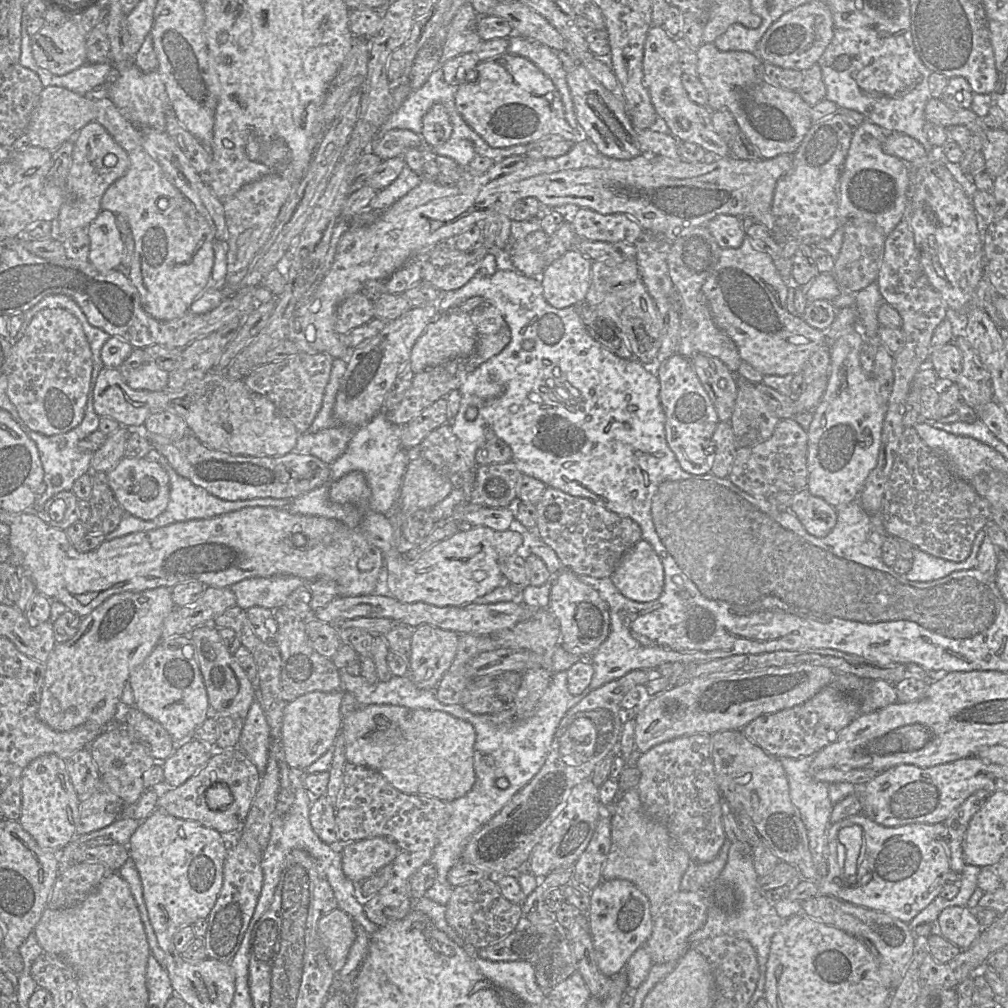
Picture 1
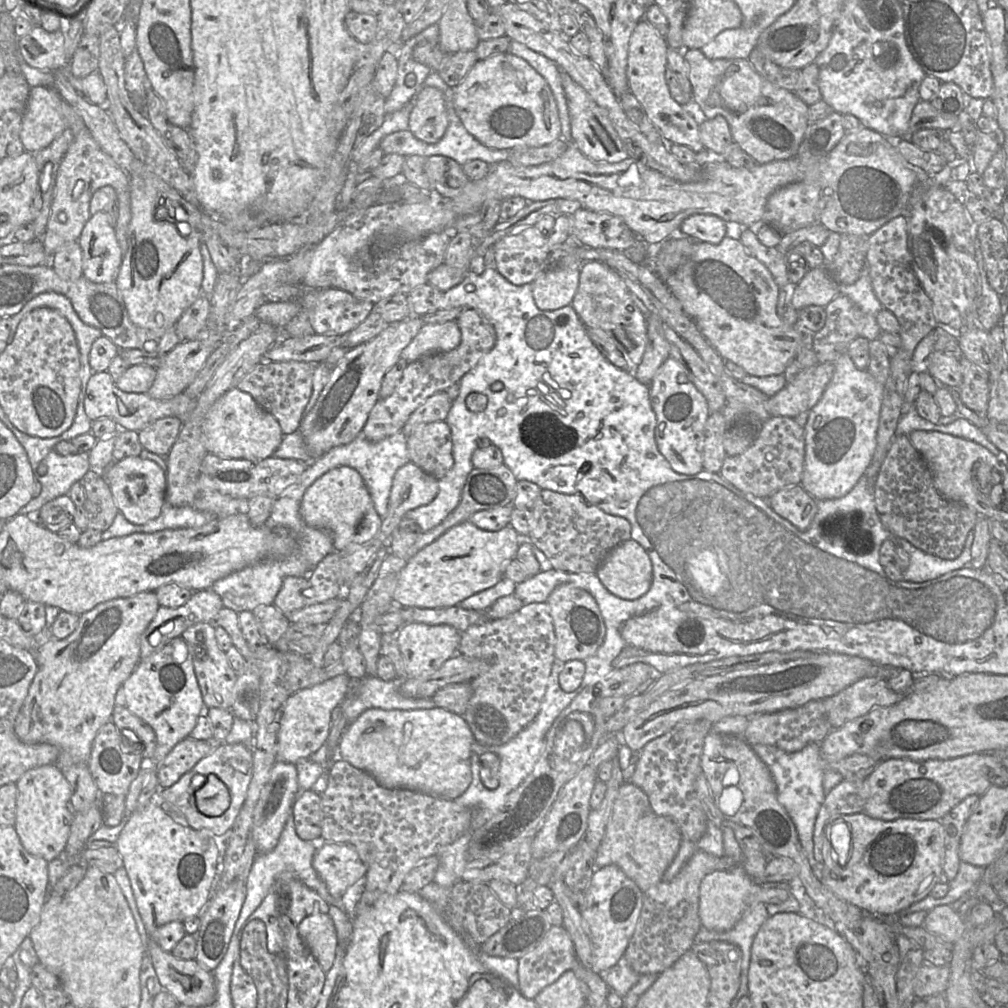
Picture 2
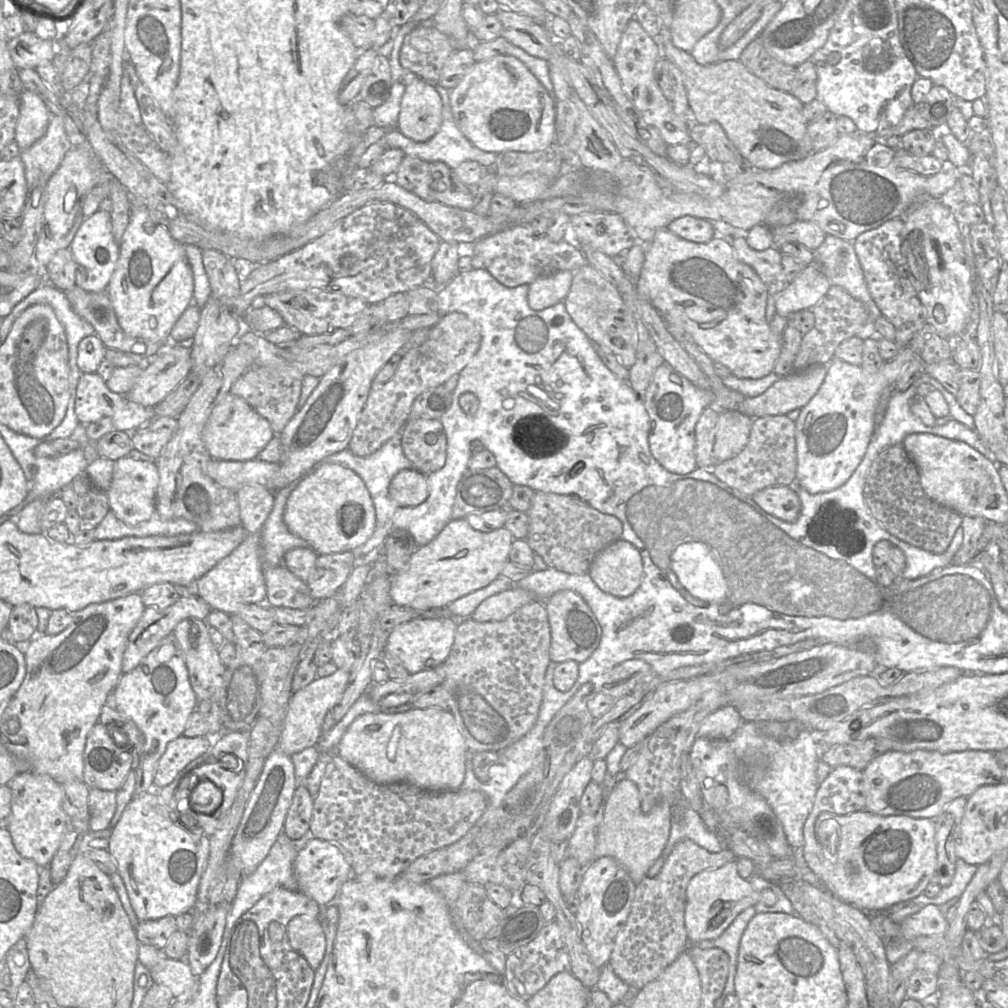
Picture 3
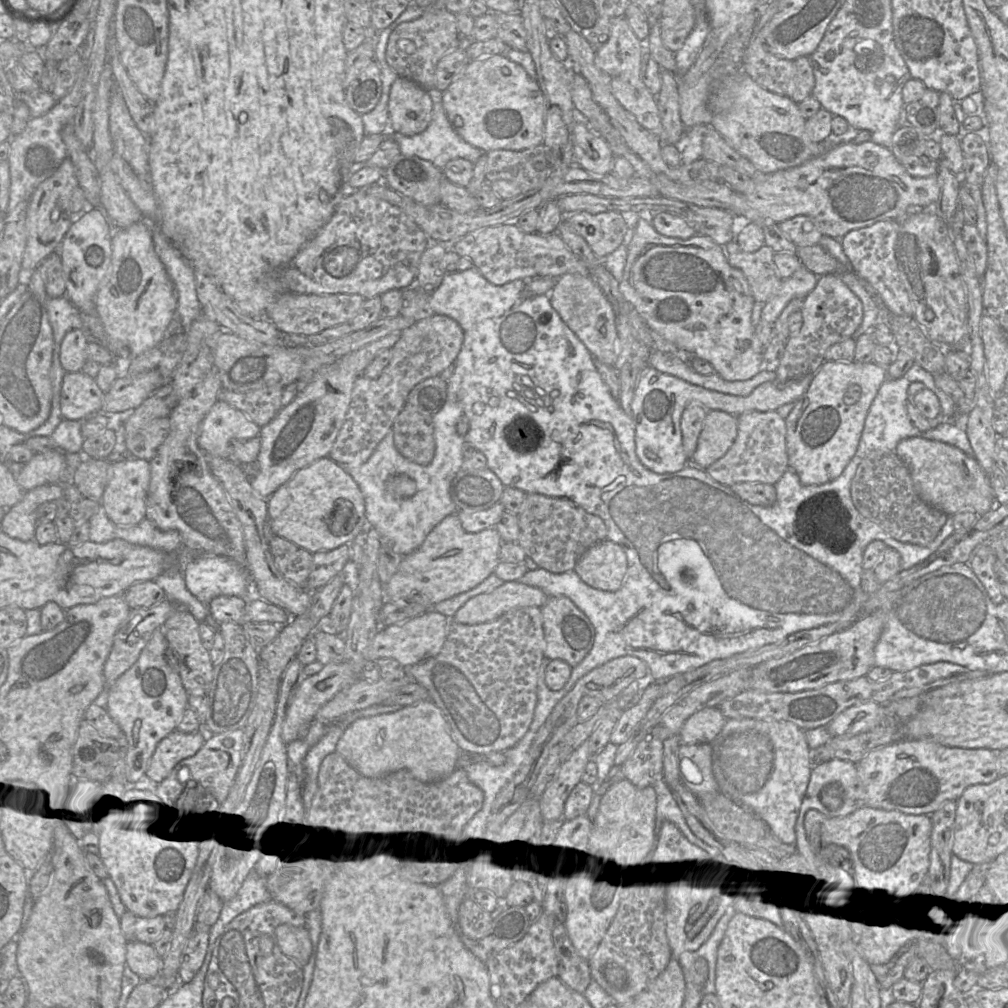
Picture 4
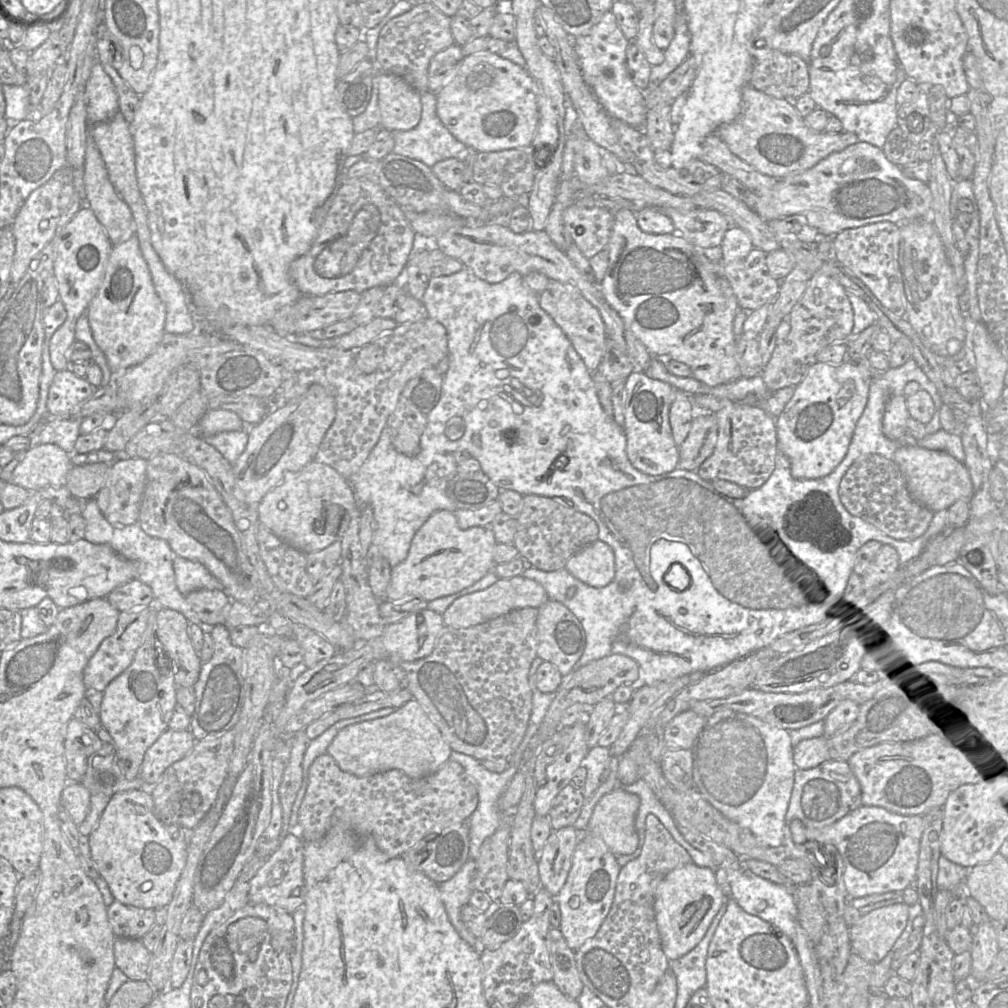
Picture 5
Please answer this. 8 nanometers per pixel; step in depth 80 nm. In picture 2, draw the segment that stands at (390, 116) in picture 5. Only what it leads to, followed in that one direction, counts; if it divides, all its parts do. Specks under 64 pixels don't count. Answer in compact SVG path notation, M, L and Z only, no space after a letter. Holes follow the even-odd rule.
M423 86L412 99L408 130L419 140L434 144L448 127L444 95L435 87Z

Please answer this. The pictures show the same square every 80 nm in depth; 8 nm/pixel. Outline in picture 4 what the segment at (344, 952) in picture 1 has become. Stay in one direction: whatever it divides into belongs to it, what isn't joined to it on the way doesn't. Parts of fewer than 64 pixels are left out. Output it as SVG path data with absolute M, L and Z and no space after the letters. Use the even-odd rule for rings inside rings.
M280 925L276 930L276 937L282 952L298 965L303 966L313 958L315 945L305 925Z

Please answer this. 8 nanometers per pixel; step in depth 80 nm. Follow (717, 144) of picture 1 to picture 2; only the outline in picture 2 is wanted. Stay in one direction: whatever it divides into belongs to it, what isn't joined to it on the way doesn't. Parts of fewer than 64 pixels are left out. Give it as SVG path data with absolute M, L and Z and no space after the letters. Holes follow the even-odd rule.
M646 20L639 22L629 40L627 59L629 88L665 141L669 144L686 145L697 153L705 149L699 137L699 123L672 98L666 83L668 49L665 37L652 24Z

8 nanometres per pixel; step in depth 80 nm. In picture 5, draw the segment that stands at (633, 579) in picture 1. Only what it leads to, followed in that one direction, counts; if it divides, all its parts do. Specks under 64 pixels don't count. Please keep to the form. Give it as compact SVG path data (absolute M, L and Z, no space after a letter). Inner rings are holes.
M596 540L572 555L564 569L588 586L605 587L615 576L614 552L608 544Z

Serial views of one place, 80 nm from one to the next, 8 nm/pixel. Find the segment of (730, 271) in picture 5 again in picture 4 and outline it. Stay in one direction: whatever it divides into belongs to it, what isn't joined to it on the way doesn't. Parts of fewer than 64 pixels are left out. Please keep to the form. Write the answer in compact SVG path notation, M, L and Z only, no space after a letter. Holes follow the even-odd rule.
M735 239L728 242L724 248L729 264L743 272L756 303L767 302L779 290L783 280L774 263L775 252L772 248L764 245L755 252L744 252Z

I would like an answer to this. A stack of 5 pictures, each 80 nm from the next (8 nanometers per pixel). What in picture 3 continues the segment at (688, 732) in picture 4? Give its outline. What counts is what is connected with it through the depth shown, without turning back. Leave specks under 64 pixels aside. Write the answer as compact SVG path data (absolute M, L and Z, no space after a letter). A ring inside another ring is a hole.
M726 705L718 708L703 720L697 736L699 738L729 740L743 721L733 705Z

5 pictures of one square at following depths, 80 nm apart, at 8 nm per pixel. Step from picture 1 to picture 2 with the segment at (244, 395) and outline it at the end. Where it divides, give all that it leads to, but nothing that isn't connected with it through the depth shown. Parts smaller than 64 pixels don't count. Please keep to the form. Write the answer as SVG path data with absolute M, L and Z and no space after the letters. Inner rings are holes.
M107 370L91 375L83 396L84 411L90 420L94 421L102 417L111 418L116 422L118 428L134 431L140 431L149 423L165 416L177 416L184 420L194 404L195 399L188 397L183 392L169 398L155 399L147 393L122 391L116 386ZM233 387L209 408L202 425L202 443L209 453L223 458L259 461L272 457L284 433L276 418L247 392Z

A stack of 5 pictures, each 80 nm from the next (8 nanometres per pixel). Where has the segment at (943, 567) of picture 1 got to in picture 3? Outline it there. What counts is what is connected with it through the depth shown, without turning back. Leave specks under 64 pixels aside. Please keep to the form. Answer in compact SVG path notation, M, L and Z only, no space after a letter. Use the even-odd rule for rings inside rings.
M891 535L891 540L888 541L905 554L906 567L901 573L902 579L915 580L929 575L937 568L949 566L953 562L954 555L946 551L941 554L932 553L912 546L894 535Z

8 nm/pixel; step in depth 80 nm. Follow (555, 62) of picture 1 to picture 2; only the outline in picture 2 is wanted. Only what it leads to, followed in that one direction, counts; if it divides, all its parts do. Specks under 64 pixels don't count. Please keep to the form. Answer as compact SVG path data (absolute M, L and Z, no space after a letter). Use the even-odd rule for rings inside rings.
M511 40L508 53L526 60L549 84L555 97L561 122L561 138L568 143L573 143L567 97L563 87L562 70L559 66L543 54L540 54L525 44Z

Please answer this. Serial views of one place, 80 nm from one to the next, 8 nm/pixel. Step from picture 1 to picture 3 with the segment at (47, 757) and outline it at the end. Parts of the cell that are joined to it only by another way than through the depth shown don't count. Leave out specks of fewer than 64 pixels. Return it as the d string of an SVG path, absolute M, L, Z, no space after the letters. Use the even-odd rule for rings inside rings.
M25 771L7 783L12 792L7 829L16 850L39 867L48 866L58 850L67 827L63 810L63 785L47 774Z

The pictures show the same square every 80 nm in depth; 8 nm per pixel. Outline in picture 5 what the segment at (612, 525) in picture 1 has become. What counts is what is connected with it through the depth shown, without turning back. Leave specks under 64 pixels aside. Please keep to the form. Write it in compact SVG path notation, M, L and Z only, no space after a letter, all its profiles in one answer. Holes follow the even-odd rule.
M524 495L516 522L512 544L517 548L519 557L532 567L546 572L565 568L572 555L598 540L599 528L596 522L561 498Z

